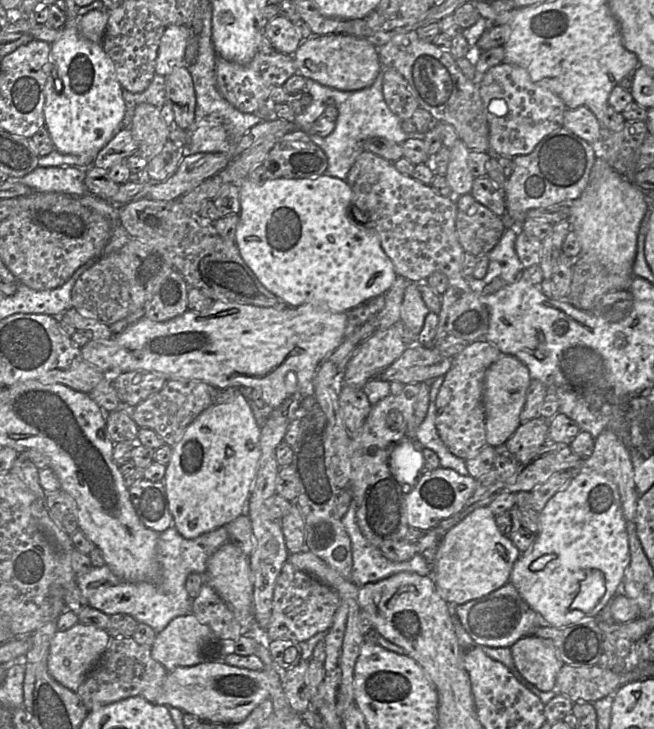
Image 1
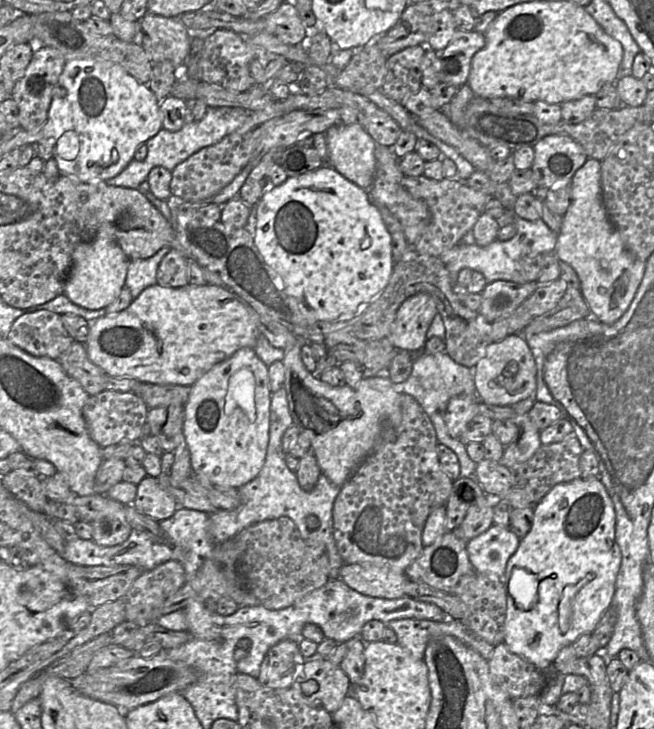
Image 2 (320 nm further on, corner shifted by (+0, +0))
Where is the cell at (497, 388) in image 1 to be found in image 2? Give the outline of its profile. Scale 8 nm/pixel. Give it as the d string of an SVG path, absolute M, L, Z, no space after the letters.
M511 334L489 344L486 353L473 368L476 394L481 402L494 406L511 406L535 394L536 364L522 334Z

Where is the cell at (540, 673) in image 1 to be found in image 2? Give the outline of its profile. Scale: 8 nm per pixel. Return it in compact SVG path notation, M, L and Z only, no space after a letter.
M598 477L557 484L533 509L532 527L520 539L503 576L507 599L503 643L538 669L550 671L559 651L581 635L591 634L605 610L612 605L621 553L615 540L614 506Z

